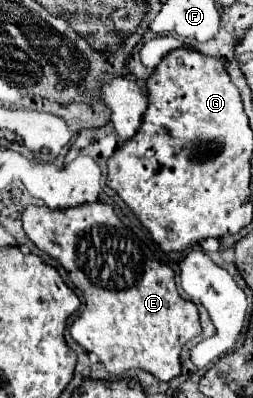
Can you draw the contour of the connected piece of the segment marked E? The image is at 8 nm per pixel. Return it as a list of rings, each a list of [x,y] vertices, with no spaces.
[[[82,204],[78,208],[50,210],[46,206],[28,206],[22,216],[26,236],[46,254],[56,258],[68,272],[72,284],[84,294],[86,306],[82,314],[72,322],[72,338],[88,352],[96,354],[106,370],[114,376],[128,370],[146,370],[160,382],[170,382],[180,374],[182,346],[200,334],[200,318],[196,304],[184,300],[174,284],[174,270],[152,258],[152,252],[132,234],[116,216],[116,212],[104,204]]]

